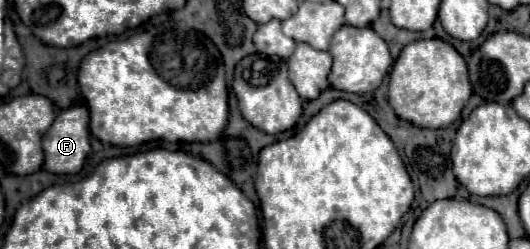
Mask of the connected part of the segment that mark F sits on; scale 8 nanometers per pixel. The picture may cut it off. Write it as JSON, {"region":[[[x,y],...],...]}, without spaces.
{"region":[[[71,106],[61,110],[43,136],[45,170],[53,174],[77,174],[89,154],[89,110]]]}

